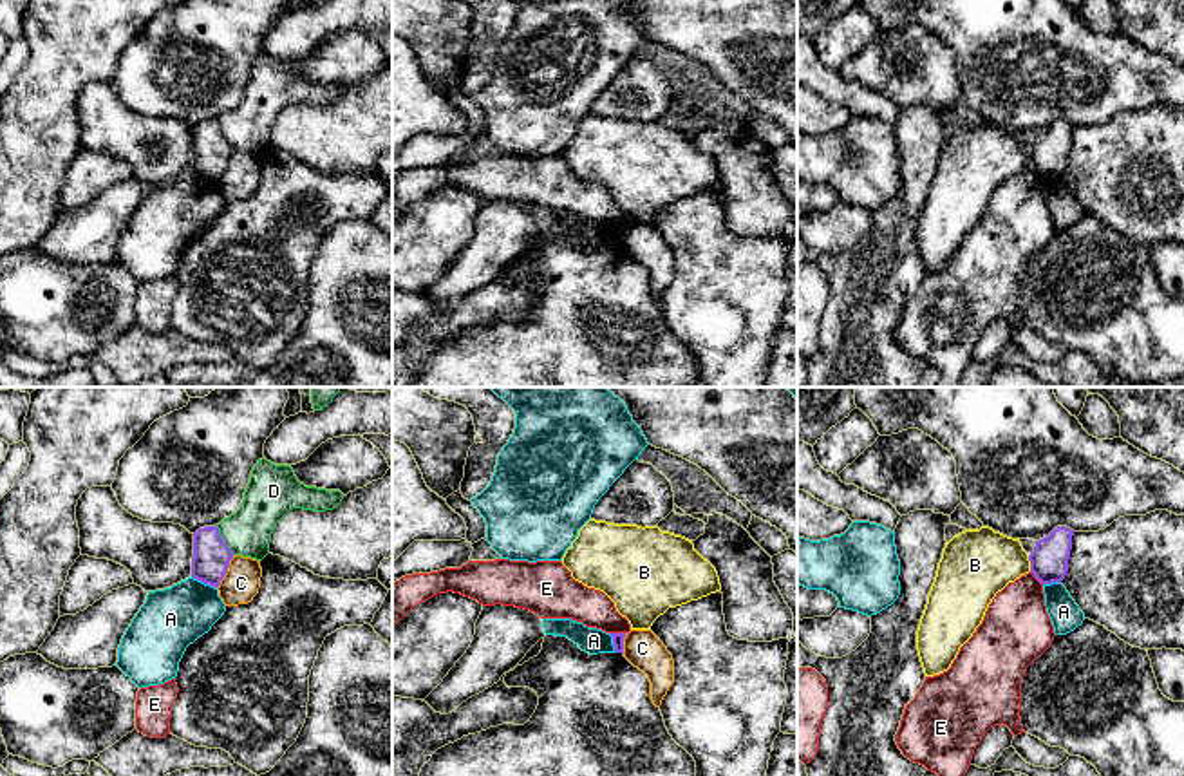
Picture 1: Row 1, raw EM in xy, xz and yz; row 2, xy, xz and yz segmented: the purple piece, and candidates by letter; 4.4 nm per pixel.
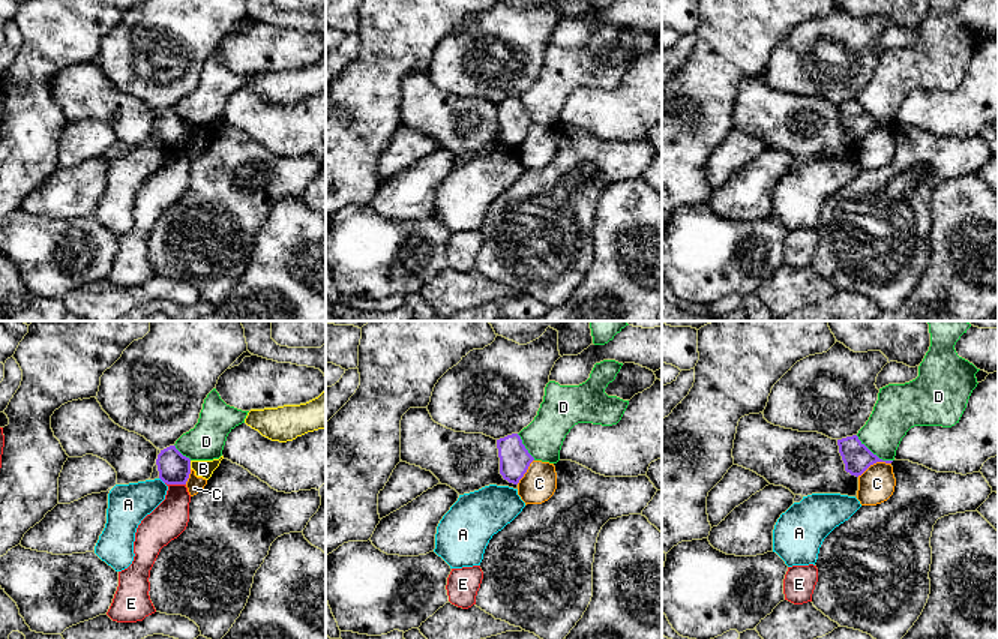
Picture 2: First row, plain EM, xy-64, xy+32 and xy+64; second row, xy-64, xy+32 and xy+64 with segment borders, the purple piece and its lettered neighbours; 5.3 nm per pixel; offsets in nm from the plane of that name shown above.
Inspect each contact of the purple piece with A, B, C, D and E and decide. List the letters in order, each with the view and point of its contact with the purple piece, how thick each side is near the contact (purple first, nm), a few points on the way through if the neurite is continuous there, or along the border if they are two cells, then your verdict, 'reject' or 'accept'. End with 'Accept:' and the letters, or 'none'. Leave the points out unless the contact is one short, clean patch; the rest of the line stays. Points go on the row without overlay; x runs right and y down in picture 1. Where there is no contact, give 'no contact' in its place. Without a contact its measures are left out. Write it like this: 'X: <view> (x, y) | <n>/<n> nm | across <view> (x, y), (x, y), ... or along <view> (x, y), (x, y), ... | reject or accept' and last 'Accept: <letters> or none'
A: xy (205, 178) | 170/280 nm | along xy (192, 170), (216, 183) | reject
B: yz (1031, 158) | 180/320 nm | along yz (1027, 151), (1031, 165) | reject
C: xy (226, 165) | 170/160 nm | reject
D: xy (223, 134) | 170/200 nm | along xy (216, 120), (223, 136), (235, 149) | reject
E: xz (617, 228) | 50/170 nm | along xz (610, 227), (624, 228) | reject
Accept: none

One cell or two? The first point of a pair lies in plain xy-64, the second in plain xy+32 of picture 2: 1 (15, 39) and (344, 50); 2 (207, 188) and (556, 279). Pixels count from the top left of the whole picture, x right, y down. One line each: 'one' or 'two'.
1: one
2: one

